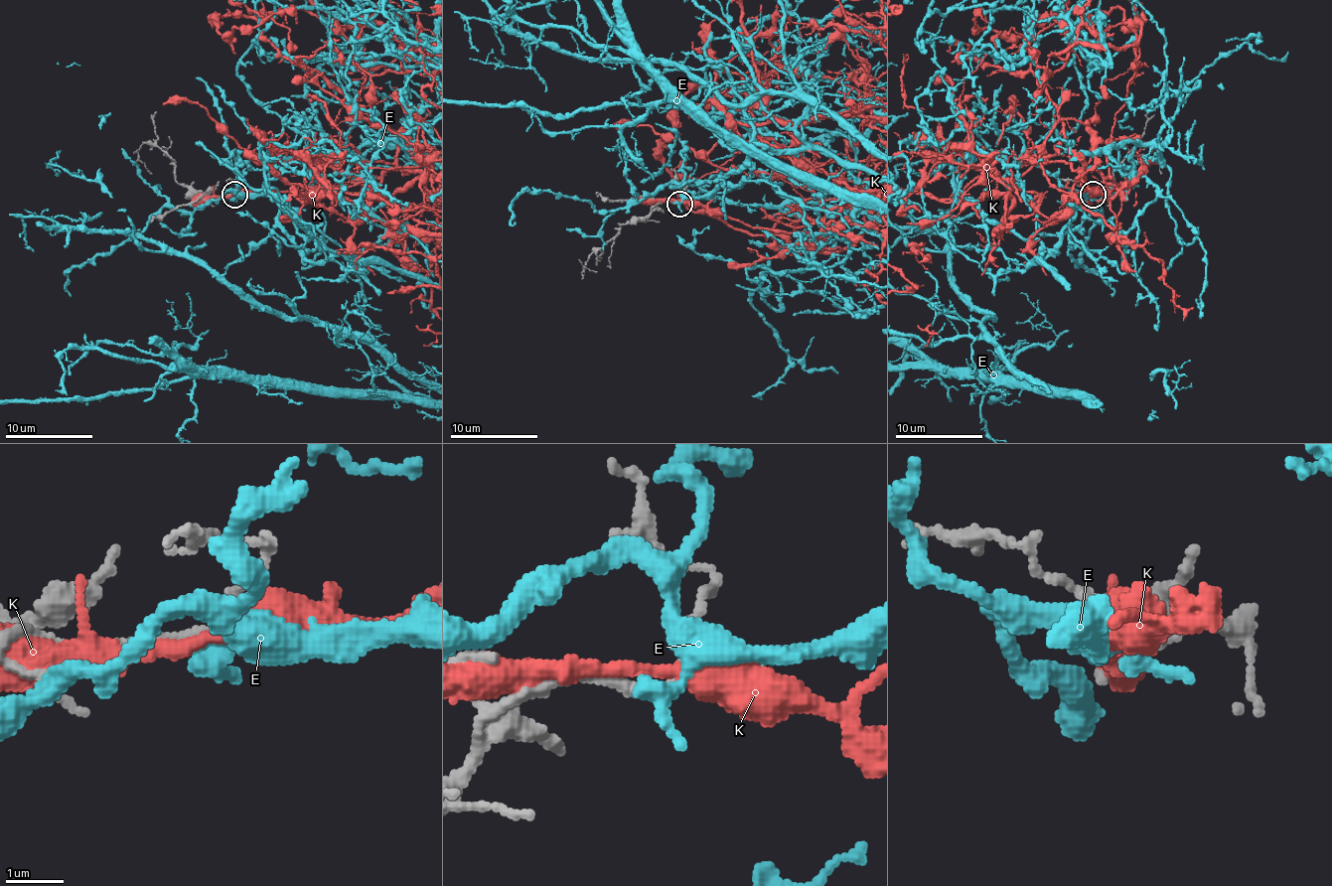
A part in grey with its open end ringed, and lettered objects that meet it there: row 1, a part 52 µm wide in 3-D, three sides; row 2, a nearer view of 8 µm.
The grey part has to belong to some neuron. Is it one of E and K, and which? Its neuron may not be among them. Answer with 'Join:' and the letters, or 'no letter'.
Join: no letter

